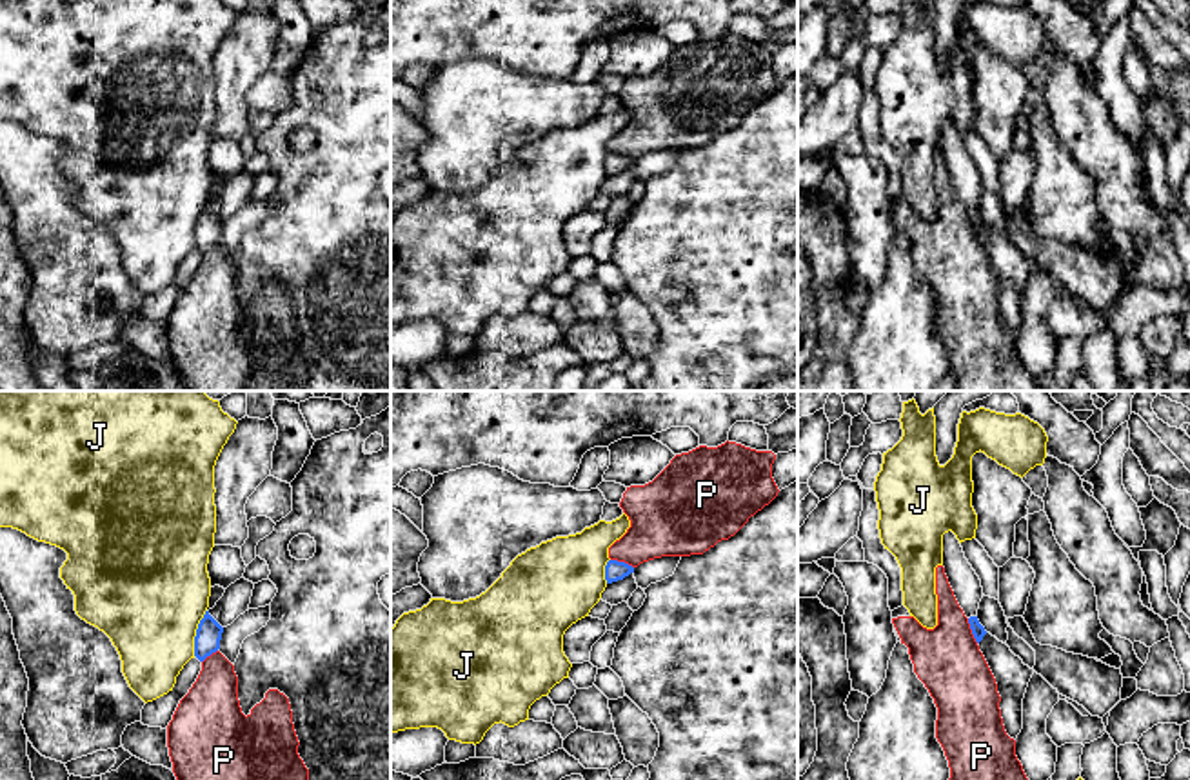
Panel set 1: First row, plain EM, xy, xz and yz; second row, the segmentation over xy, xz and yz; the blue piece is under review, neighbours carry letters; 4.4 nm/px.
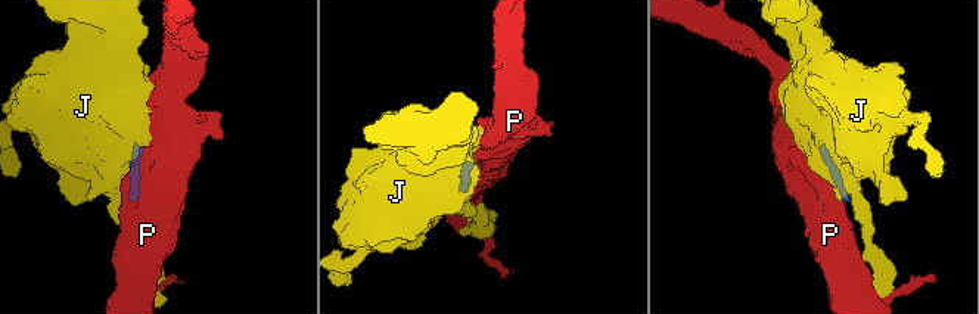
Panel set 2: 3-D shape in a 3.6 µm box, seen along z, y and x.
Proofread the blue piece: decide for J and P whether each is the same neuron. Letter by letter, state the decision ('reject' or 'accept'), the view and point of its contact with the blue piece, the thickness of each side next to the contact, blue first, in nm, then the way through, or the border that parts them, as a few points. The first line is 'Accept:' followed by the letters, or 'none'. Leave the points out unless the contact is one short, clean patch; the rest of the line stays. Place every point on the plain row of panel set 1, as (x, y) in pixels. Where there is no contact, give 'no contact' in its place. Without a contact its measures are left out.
Accept: none
J: reject; contact xy (197, 226); calibres 110 and 480 nm
P: reject; contact yz (972, 224); calibres 60 and 300 nm

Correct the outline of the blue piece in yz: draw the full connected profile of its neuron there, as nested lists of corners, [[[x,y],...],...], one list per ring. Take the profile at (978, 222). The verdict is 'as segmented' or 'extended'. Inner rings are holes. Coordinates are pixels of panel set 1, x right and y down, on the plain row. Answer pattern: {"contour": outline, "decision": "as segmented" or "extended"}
{"contour": [[[952,124],[943,127],[943,160],[954,189],[968,211],[972,227],[979,236],[987,227],[985,220],[977,213],[983,180],[979,169],[965,151],[963,140]]], "decision": "extended"}

